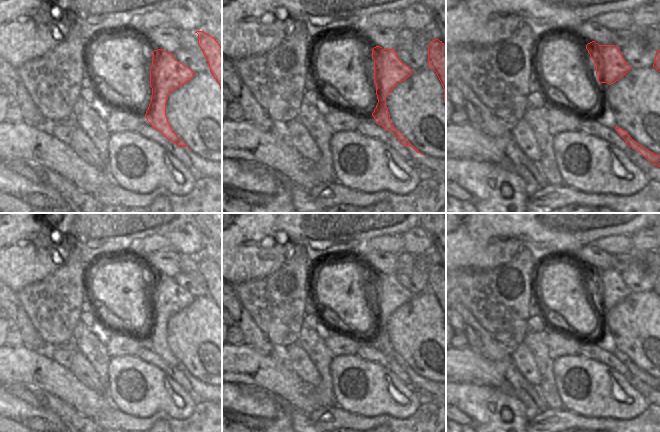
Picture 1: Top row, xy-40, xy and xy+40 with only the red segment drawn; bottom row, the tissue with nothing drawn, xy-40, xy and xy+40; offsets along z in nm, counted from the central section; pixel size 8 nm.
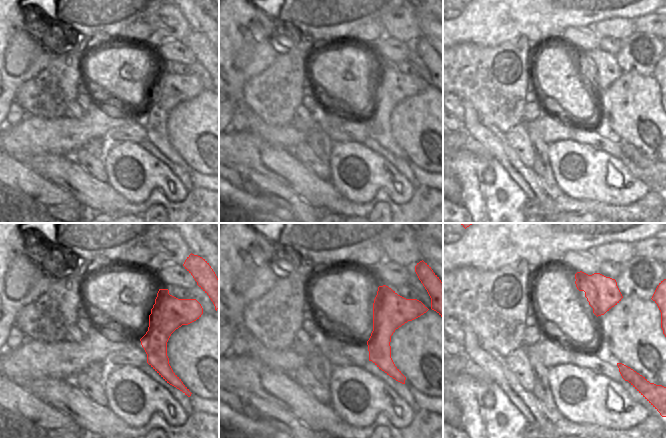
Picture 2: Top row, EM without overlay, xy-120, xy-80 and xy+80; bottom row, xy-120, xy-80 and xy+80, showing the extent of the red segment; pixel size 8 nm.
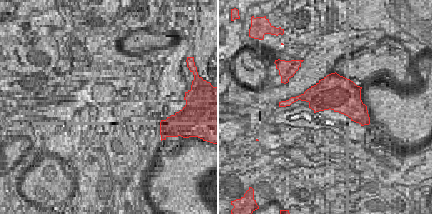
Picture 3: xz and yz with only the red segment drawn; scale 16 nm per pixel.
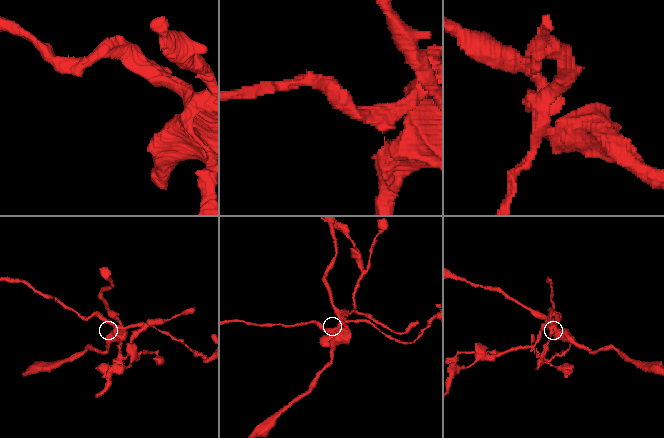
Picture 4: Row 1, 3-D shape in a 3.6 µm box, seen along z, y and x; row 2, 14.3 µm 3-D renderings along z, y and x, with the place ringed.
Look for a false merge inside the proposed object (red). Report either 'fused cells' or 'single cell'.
fused cells

